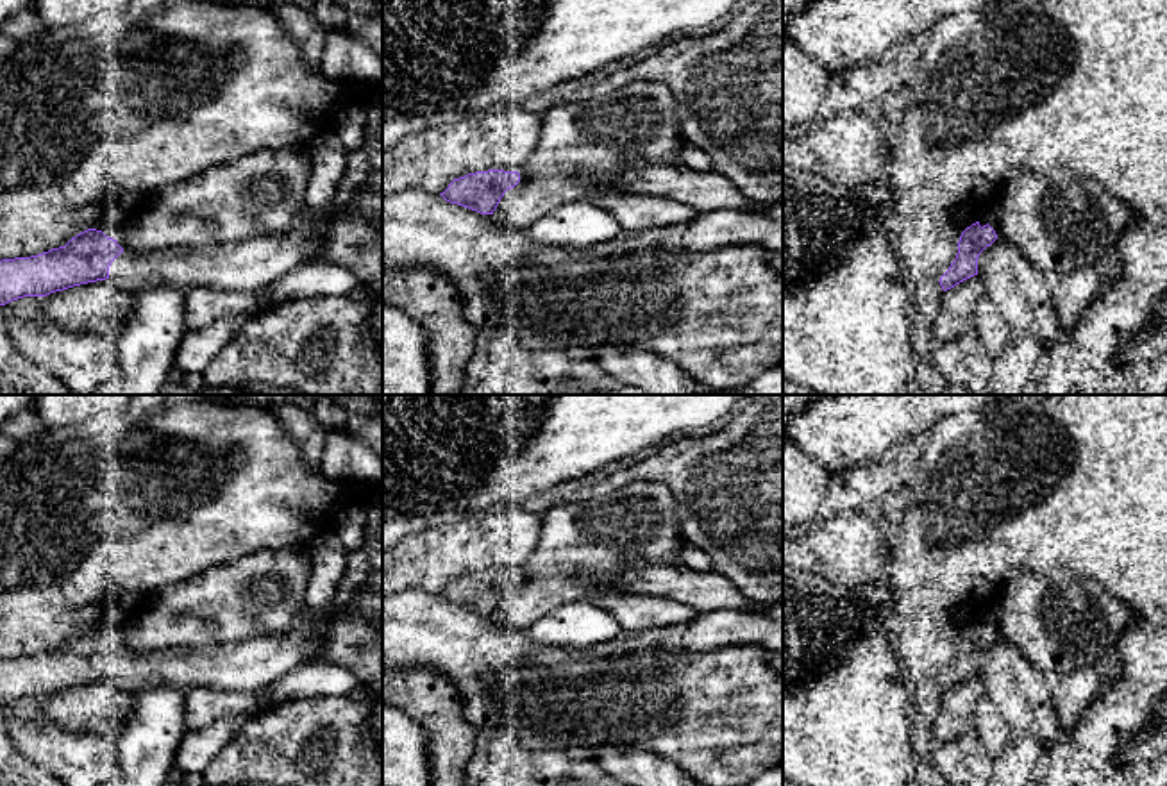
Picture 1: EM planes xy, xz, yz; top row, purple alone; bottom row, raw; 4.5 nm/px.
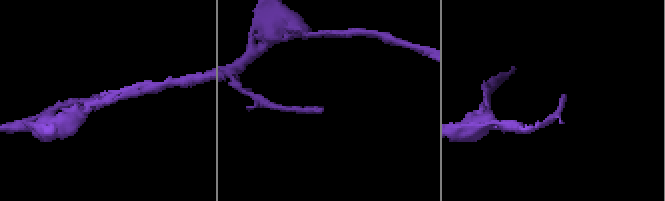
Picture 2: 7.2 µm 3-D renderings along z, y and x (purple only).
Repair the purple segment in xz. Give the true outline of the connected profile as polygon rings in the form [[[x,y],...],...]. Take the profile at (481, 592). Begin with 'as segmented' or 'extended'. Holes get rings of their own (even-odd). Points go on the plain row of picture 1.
as segmented; [[[488,570],[454,579],[440,593],[447,602],[493,615],[504,593],[520,582],[518,572]]]

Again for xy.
extended; [[[363,548],[348,552],[338,595],[320,632],[302,609],[284,632],[236,643],[127,654],[116,640],[88,629],[64,647],[30,657],[2,659],[0,706],[105,679],[129,695],[152,686],[188,693],[197,684],[229,691],[263,691],[284,673],[315,659],[325,643],[331,618],[365,586],[372,570]]]

